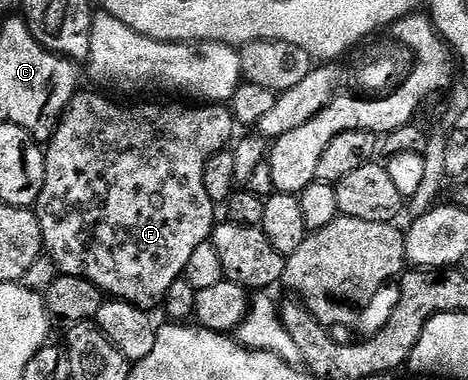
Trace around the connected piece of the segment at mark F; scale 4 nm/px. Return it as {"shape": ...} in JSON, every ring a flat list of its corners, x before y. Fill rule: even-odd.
{"shape":[[102,92,76,93,67,112,51,140,46,142,45,179,47,185,41,191,39,200,33,206,43,231,43,248,46,256,51,257,64,277,84,277,89,279,98,289,102,289,108,298,128,301,130,305,151,307,154,301,162,302,166,298,169,287,177,283,186,274,189,259,193,259,193,251,201,247,211,236,216,224,216,202,209,199,209,191,205,191,205,167,207,160,213,155,224,152,232,144,236,136,237,124,232,110,223,103,179,103,183,105,118,105,110,101,110,96]]}

